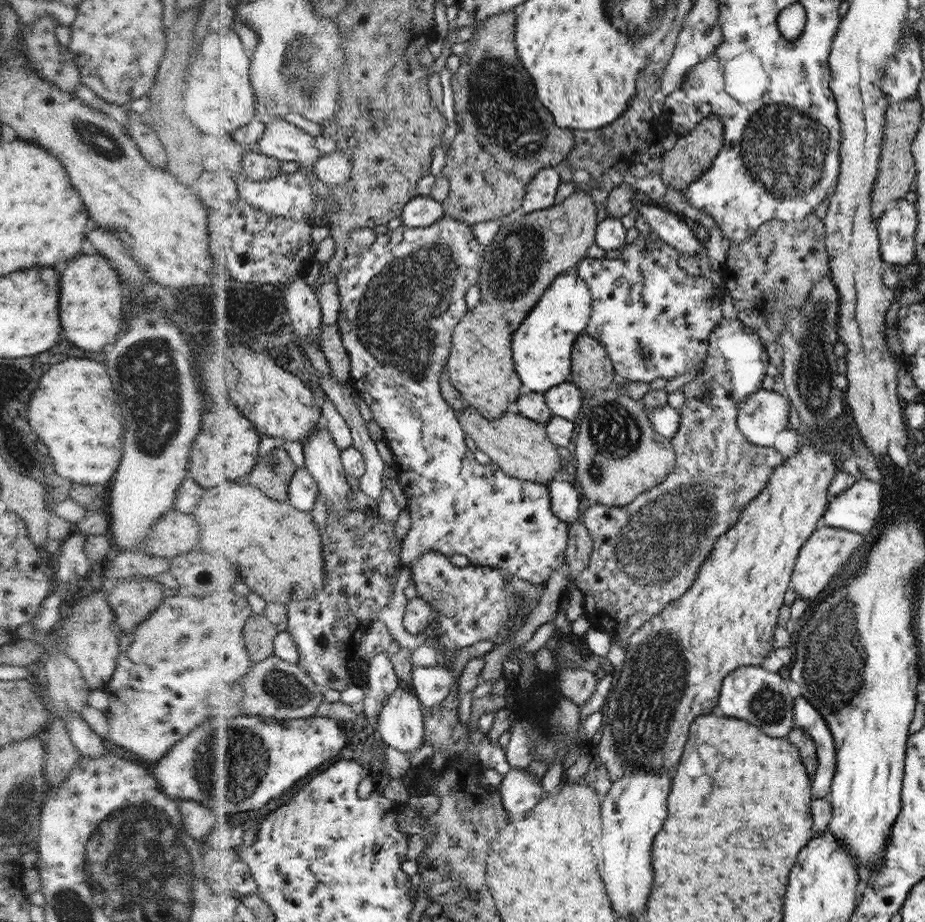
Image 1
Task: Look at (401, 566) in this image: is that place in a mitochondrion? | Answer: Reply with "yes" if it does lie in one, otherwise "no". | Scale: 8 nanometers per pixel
no

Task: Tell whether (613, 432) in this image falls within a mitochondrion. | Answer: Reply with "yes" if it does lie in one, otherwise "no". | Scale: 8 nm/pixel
yes

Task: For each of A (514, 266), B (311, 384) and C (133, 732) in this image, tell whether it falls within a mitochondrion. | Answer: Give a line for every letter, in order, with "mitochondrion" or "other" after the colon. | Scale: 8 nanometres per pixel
A: mitochondrion
B: other
C: other

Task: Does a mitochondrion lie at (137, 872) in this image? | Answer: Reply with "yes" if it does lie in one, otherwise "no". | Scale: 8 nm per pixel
yes

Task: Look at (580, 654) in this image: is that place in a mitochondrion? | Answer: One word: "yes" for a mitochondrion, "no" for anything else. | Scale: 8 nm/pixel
no

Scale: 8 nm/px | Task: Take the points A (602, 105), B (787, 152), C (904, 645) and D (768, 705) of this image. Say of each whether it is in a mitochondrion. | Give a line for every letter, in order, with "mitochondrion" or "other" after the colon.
A: other
B: mitochondrion
C: other
D: mitochondrion

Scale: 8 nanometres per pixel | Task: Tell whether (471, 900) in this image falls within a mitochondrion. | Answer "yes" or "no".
yes

